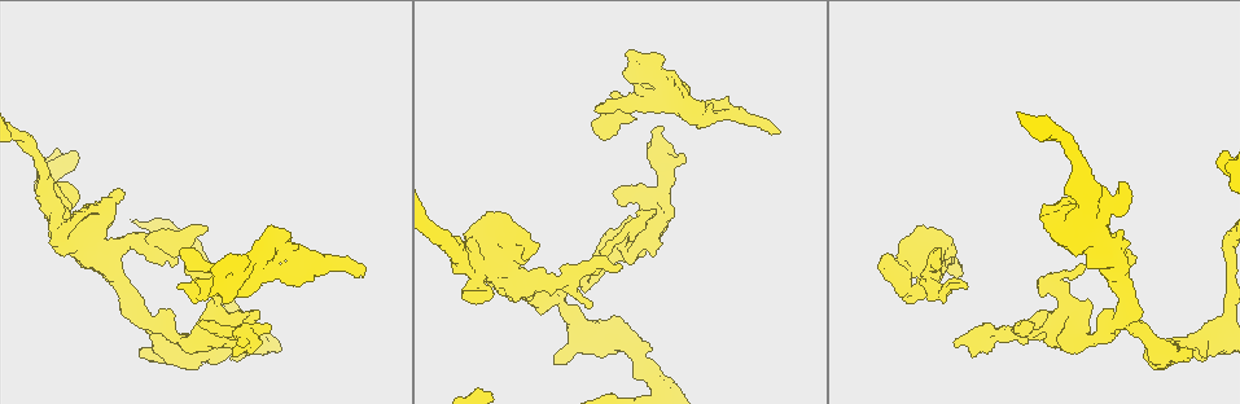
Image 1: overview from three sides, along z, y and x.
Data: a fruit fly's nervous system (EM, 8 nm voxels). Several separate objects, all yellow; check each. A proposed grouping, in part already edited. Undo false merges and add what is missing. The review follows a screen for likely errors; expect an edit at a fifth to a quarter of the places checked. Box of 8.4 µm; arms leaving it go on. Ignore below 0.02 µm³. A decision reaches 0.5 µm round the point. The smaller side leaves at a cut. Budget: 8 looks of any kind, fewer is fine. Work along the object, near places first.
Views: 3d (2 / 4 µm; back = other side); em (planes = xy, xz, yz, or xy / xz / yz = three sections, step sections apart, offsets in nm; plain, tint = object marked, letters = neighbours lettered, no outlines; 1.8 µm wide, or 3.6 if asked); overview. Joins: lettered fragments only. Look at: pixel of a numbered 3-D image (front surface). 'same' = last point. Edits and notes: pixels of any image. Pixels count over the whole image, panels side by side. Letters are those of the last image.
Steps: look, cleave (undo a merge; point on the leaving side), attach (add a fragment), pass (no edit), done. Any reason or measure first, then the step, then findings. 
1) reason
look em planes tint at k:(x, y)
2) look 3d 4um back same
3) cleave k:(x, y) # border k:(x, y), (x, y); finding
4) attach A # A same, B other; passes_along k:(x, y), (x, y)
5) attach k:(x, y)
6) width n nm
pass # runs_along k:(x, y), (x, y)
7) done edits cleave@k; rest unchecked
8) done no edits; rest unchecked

free end
look 3d 4um at 1:(77, 153)

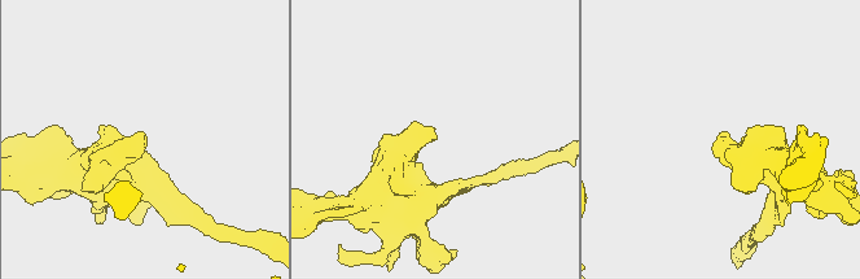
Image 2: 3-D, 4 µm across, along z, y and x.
look em planes tint at 2:(718, 135)

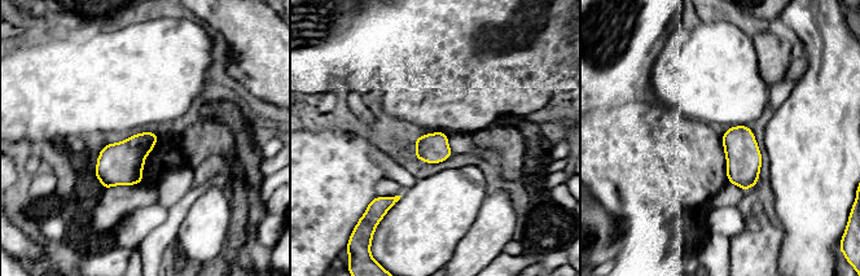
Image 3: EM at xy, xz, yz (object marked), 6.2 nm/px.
see the neighbours
look em planes letters same

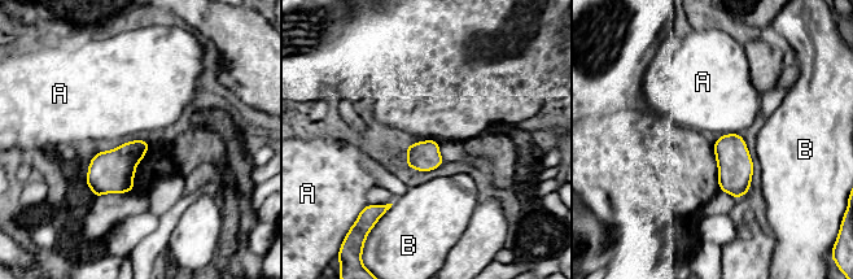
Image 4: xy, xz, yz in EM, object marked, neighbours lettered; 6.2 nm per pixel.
longest_contact B 140 nm
pass # A other, B other; border 4:(739, 133), (721, 135); none of them fits

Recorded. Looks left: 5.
branch stops here
look 3d 4um at 1:(207, 230)

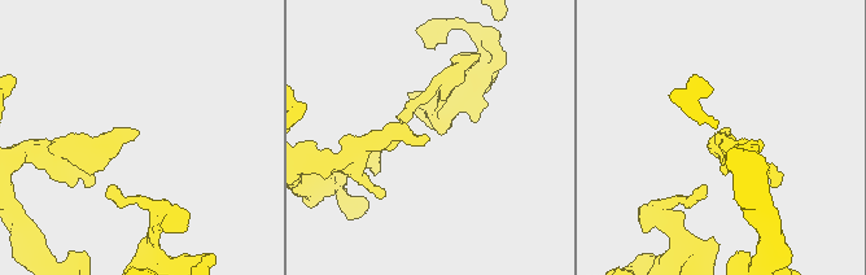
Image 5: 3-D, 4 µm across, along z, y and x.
look em planes letters at 5:(721, 131)

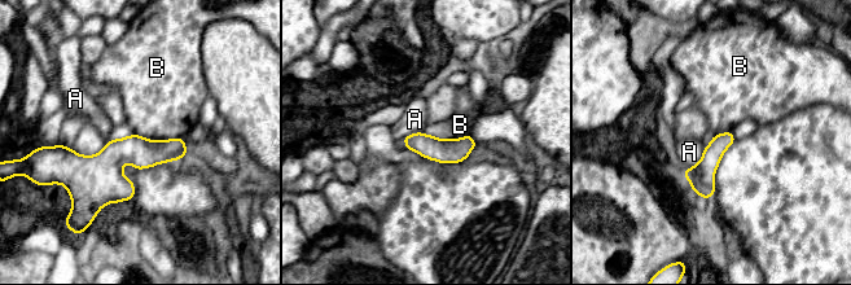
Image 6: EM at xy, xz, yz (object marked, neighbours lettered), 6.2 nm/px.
width 120 nm
pass # A other, B other; runs_along 6:(407, 140), (428, 147), (472, 144); no lettered fragment goes on from it

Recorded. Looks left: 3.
free end
look em 3.6um planes letters at 1:(778, 131)

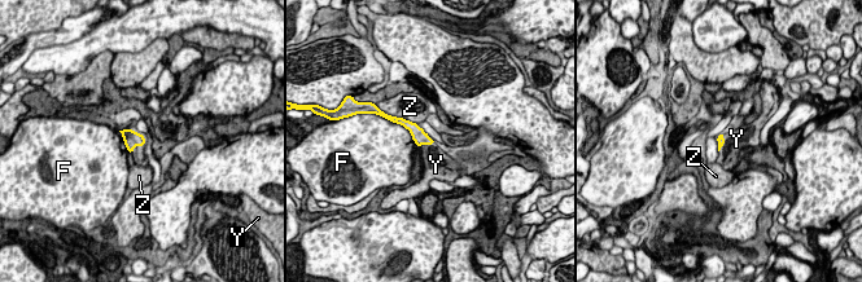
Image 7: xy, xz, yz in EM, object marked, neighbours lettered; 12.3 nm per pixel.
longest_contact F 500 nm
attach Y # F other, Y same, Z other; it goes on there

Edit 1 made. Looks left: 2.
see it whole again
look overview

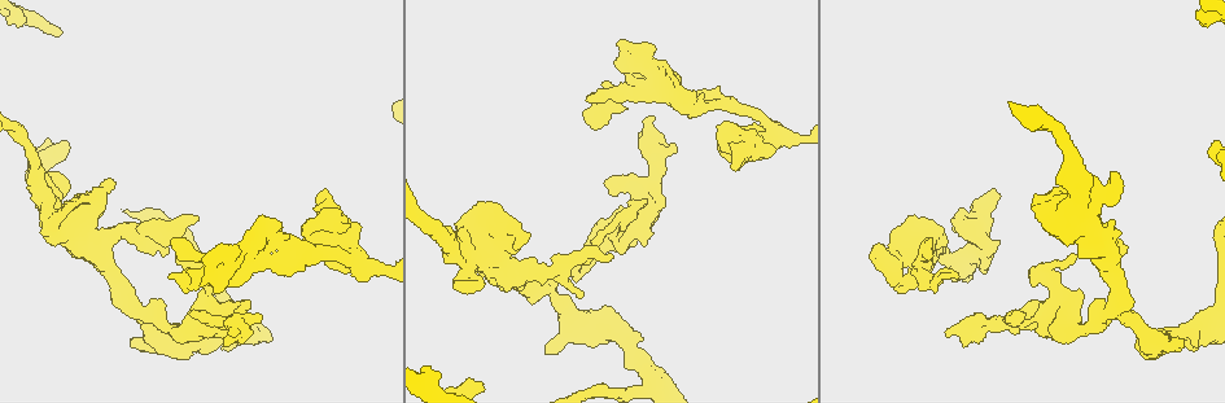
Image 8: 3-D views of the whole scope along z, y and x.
free end
look em xz step 16 letters at 8:(1205, 25)

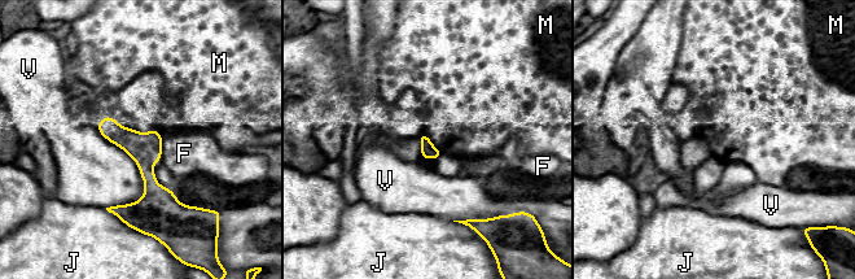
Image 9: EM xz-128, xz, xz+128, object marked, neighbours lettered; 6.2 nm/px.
pass # F other, J other, M other, V other; border 9:(422, 133), (442, 153); no lettered fragment goes on from it

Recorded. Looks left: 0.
done edits attach@7; rest unchecked

